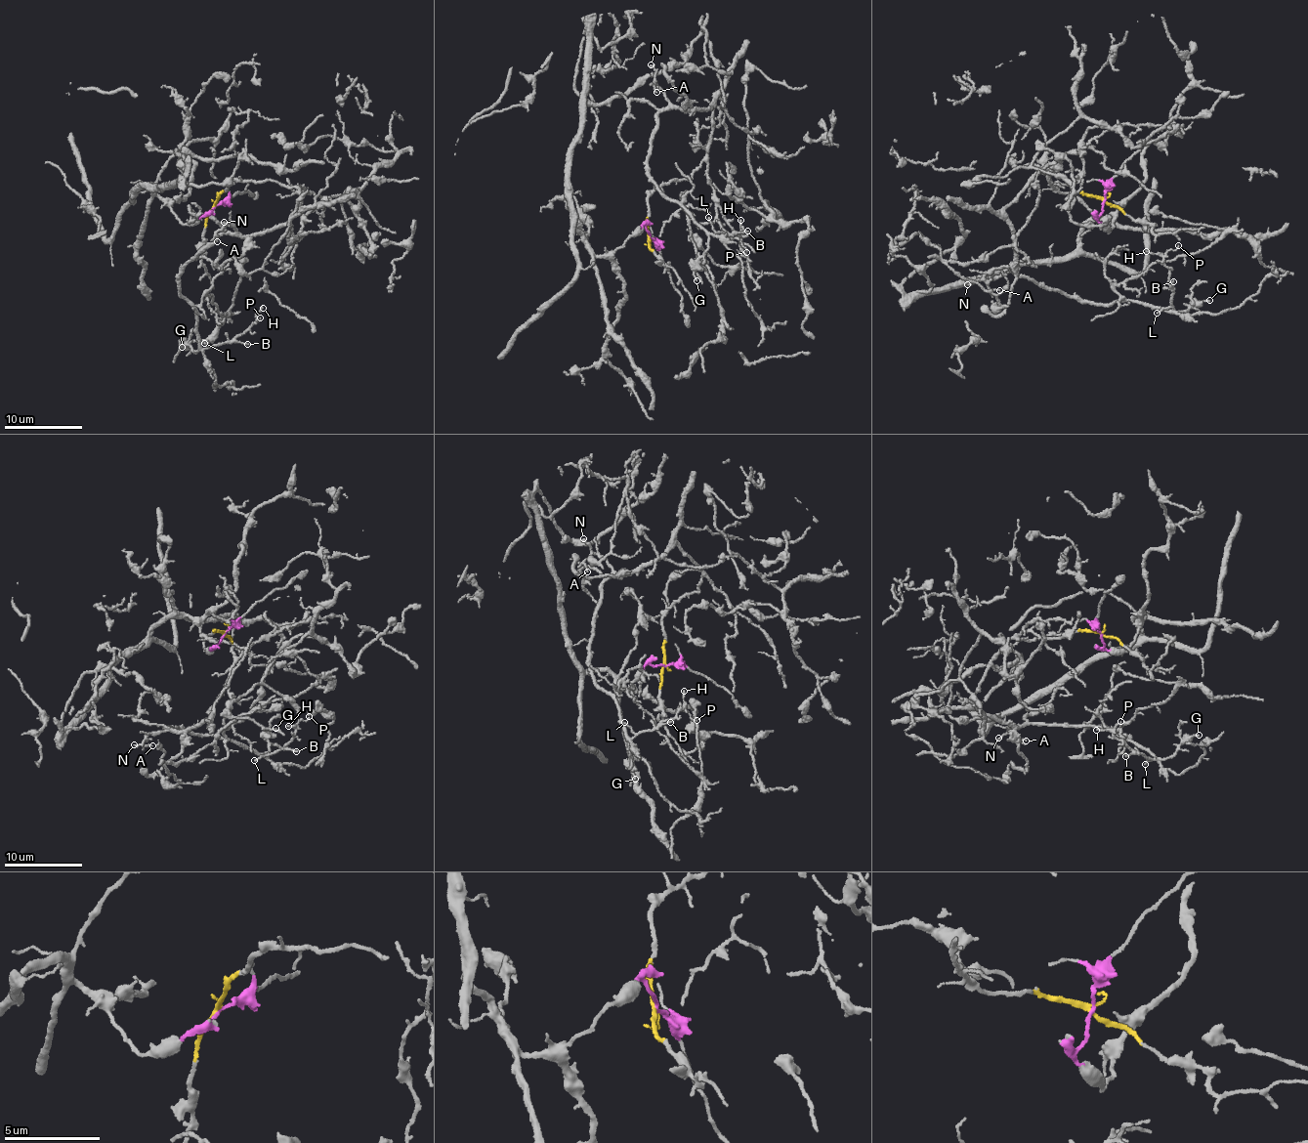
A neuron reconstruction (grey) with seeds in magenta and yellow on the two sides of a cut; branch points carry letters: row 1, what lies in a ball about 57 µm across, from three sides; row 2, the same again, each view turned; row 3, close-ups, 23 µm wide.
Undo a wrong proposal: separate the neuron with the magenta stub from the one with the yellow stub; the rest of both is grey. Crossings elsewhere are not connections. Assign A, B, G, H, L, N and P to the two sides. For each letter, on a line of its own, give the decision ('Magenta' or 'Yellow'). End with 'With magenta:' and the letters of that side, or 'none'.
A: Yellow
B: Yellow
G: Yellow
H: Yellow
L: Yellow
N: Yellow
P: Yellow
With magenta: none

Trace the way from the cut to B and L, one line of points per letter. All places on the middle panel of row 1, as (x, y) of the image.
B: (648, 238), (649, 196), (687, 180), (712, 142), (714, 106), (669, 105), (649, 180), (709, 233), (748, 232)
L: (648, 238), (649, 196), (687, 180), (712, 142), (714, 106), (669, 105), (649, 180), (713, 234), (708, 217)

